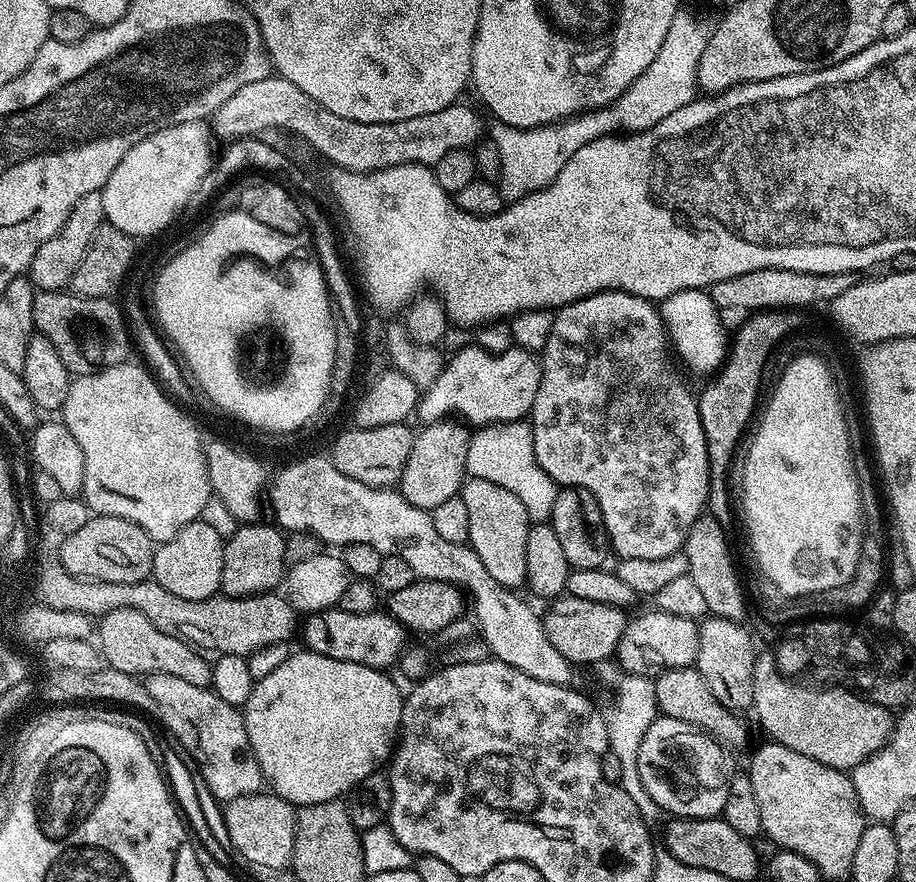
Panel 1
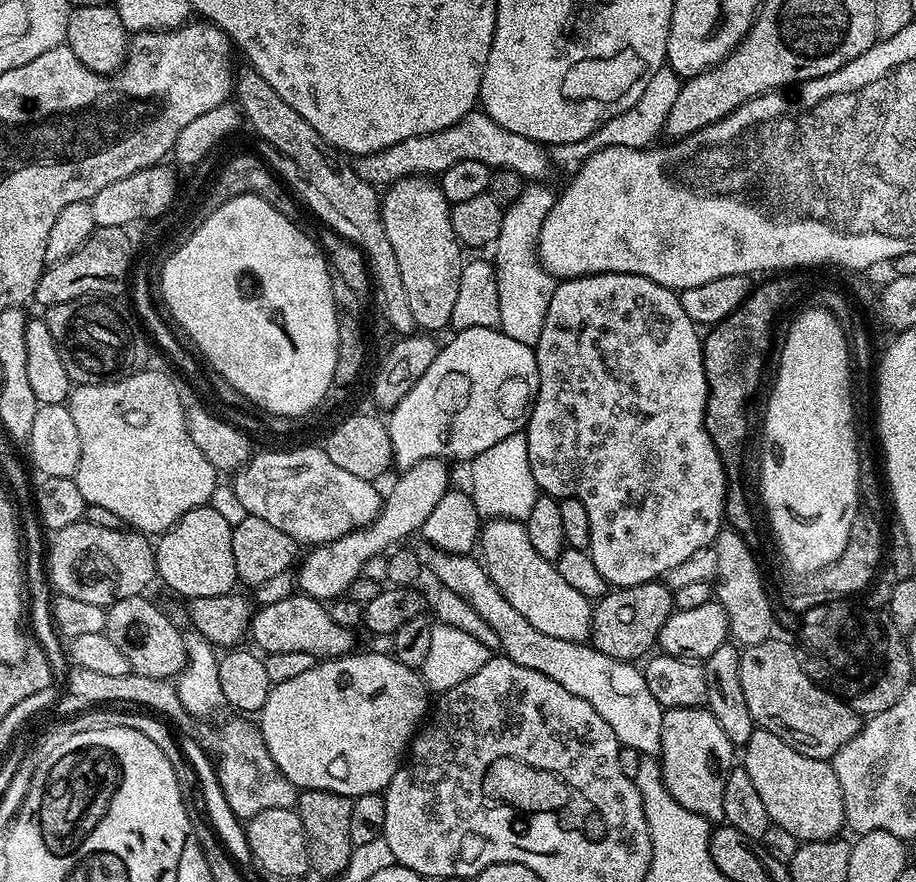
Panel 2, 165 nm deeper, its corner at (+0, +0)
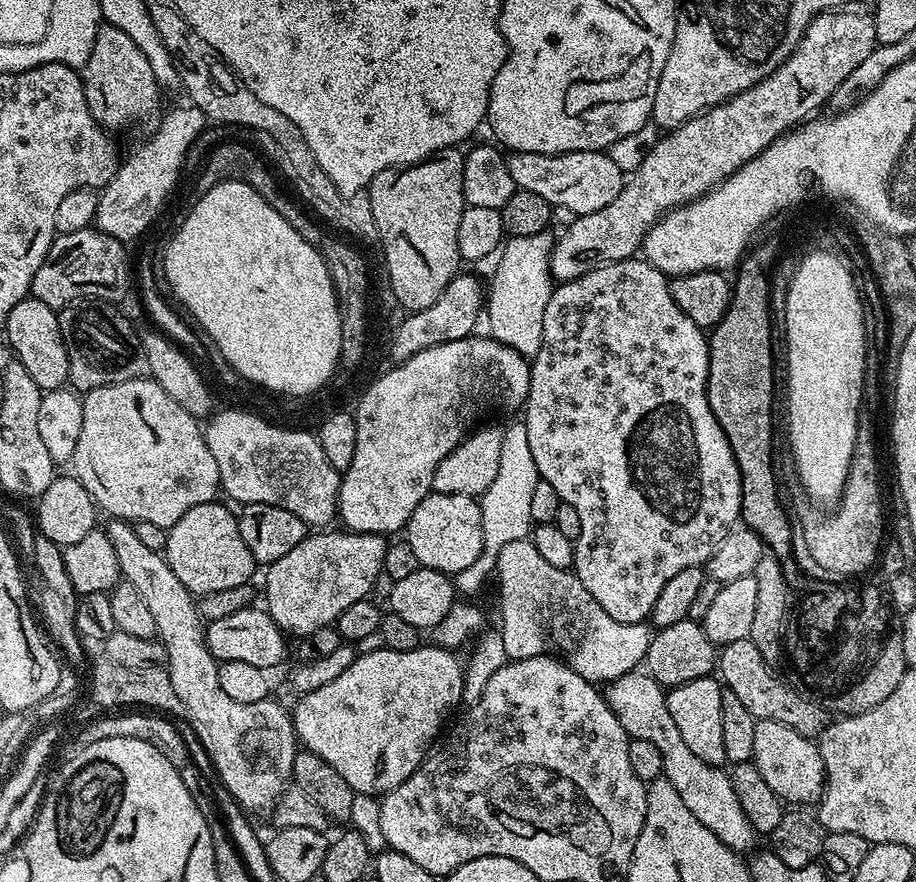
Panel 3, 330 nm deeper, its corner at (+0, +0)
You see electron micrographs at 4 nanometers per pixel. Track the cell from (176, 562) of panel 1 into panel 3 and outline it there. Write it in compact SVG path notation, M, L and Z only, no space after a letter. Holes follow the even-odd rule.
M220 503L203 504L194 506L194 510L186 510L186 514L182 514L182 518L178 518L178 522L168 529L168 541L162 549L178 582L200 598L214 591L247 584L258 571L254 554L250 554L246 542L242 542L237 513L231 512L227 503Z

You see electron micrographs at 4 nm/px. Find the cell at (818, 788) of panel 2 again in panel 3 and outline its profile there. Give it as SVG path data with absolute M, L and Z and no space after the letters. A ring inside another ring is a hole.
M757 720L754 726L754 754L751 763L755 764L758 774L762 774L763 780L770 785L770 790L778 794L781 802L788 806L804 806L819 801L824 795L824 763L820 753L819 743L815 739L798 734L798 730L790 730L782 722L773 720Z

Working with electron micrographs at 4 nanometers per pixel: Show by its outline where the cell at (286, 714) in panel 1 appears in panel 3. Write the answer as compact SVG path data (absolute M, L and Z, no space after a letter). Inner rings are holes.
M376 646L365 656L364 653L357 655L356 661L343 674L338 674L334 682L326 682L326 686L318 686L318 690L303 693L291 709L297 741L307 751L318 754L318 758L324 758L330 766L334 766L334 770L350 782L353 792L376 798L402 786L402 782L418 770L434 741L441 735L448 711L461 703L465 665L451 647L431 647L390 650Z

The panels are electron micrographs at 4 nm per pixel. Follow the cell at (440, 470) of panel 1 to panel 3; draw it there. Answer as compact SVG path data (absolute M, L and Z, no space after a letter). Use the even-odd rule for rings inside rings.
M322 530L305 536L289 554L278 558L277 562L270 564L265 571L266 610L274 618L275 624L287 635L292 636L293 633L296 638L303 638L324 625L333 625L343 610L371 593L376 576L383 572L388 542L381 533L328 531L332 530Z

